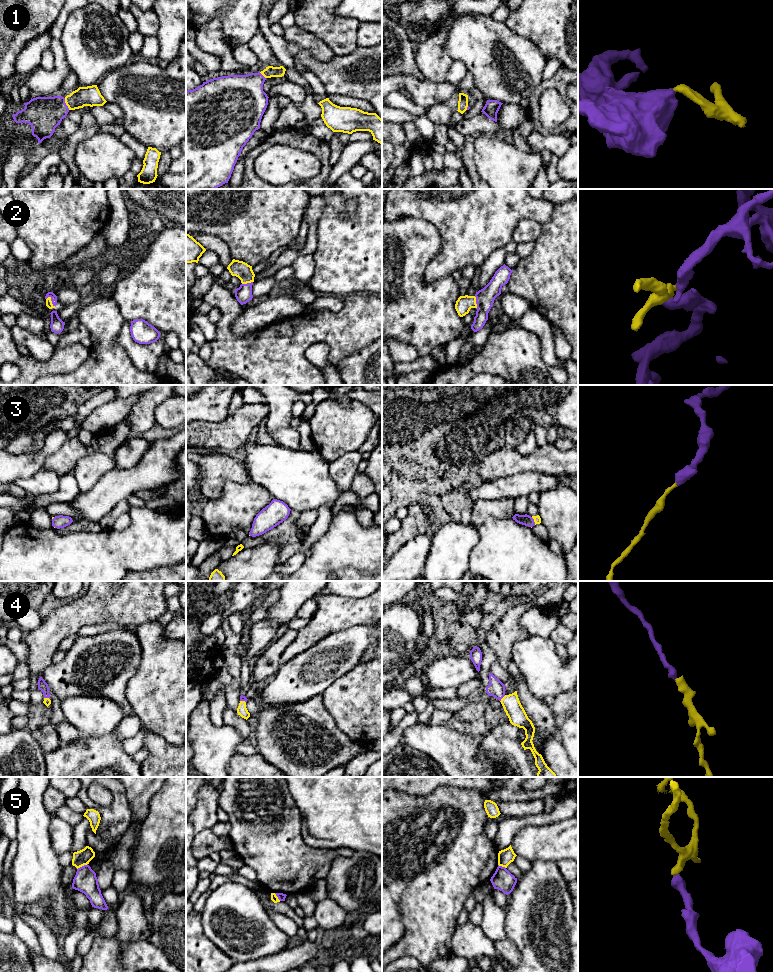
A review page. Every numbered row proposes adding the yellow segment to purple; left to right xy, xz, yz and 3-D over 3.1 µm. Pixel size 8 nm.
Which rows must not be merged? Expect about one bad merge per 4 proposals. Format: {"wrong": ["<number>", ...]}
{"wrong": ["5"]}

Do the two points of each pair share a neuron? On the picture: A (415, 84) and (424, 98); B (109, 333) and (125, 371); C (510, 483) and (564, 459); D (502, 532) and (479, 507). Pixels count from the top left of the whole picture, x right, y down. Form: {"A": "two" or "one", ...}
{"A": "one", "B": "one", "C": "two", "D": "two"}

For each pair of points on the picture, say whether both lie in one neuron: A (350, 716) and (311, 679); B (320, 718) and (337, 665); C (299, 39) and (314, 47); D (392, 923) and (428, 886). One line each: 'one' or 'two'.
A: two
B: two
C: one
D: two

